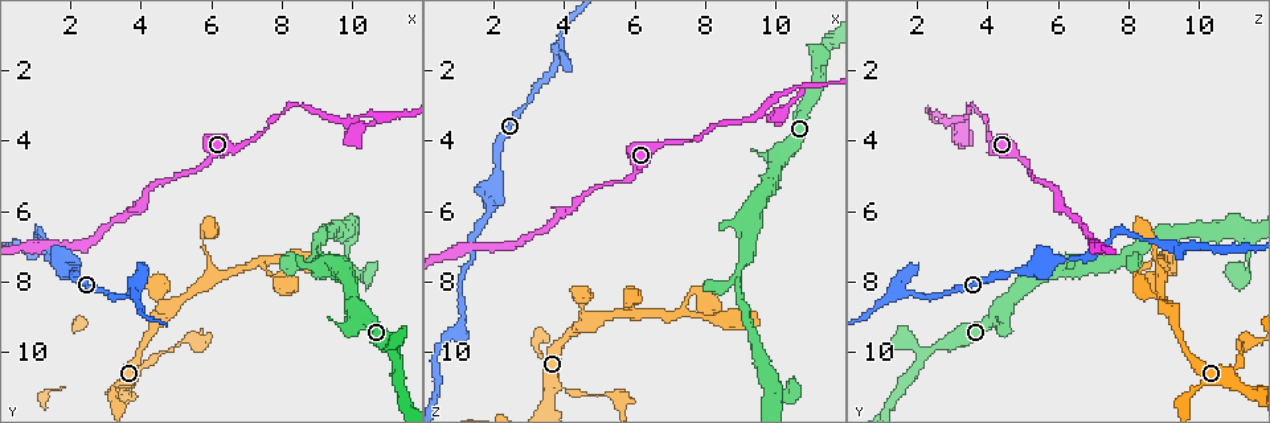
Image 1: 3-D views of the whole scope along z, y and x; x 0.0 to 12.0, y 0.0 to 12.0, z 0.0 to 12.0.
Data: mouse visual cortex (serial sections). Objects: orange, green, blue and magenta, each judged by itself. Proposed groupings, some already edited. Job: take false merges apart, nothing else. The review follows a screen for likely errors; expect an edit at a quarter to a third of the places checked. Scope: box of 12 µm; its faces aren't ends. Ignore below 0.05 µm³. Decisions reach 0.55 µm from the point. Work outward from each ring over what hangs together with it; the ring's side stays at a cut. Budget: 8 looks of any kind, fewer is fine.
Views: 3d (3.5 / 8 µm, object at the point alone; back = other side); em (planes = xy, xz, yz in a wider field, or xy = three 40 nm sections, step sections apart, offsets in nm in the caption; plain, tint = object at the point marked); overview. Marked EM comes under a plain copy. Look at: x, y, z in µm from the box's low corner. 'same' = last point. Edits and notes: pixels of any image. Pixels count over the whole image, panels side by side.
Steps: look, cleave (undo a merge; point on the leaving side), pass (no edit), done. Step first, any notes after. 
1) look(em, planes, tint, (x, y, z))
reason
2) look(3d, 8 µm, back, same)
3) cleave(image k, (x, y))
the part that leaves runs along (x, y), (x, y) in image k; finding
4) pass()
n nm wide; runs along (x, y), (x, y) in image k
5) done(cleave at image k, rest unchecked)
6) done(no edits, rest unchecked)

look(3d, 3.5 µm, (10.7, 3.2, 2.5))
sharp bend

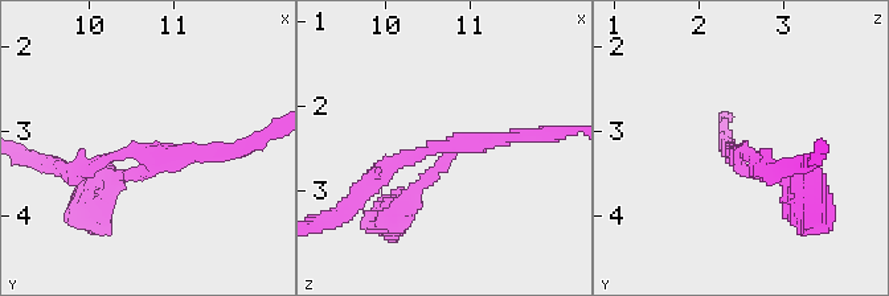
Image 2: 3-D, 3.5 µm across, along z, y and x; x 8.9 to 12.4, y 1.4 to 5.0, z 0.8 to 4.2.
look(em, xy, step 5, tint, (10.60, 3.30, 2.45))
3 arms; arms of 150, 200, 200 nm

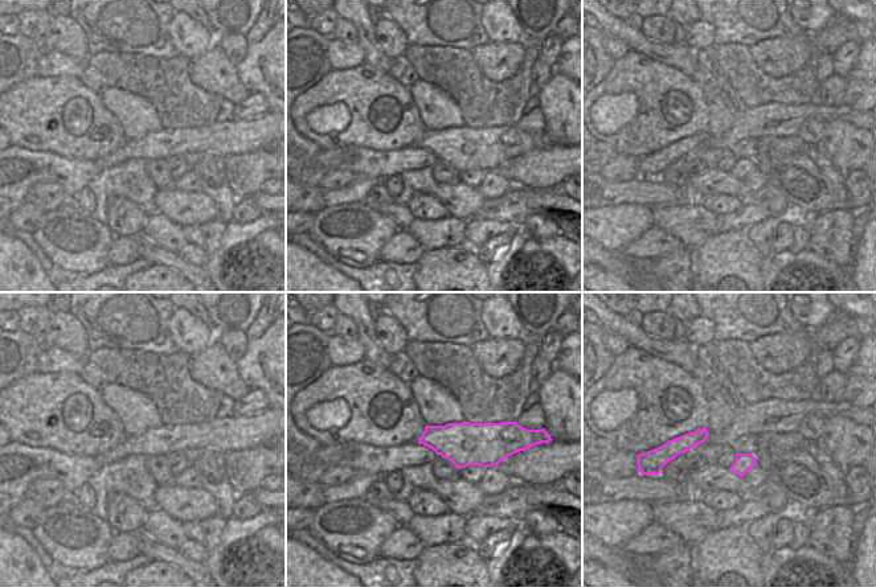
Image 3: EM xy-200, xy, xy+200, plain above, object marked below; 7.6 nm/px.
pass()
all the same cell

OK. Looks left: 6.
look(3d, 3.5 µm, (3.9, 8.3, 1.6))
abrupt turn

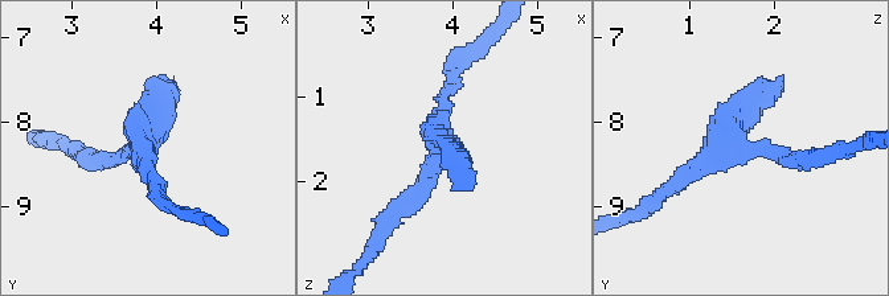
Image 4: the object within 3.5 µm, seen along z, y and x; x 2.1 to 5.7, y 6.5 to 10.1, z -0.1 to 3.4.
look(em, planes, tint, (3.80, 8.35, 1.50))

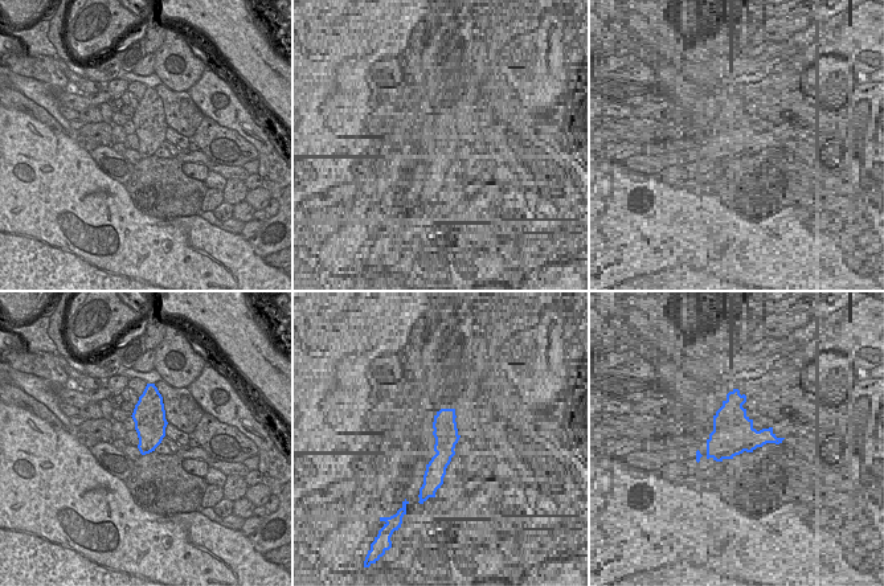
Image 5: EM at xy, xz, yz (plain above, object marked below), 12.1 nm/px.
pass()
runs along (95, 157), (140, 149), (169, 89) in image 4; continuous, no second cell

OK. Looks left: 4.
look(3d, 3.5 µm, (10.4, 7.8, 11.3))
abrupt turn

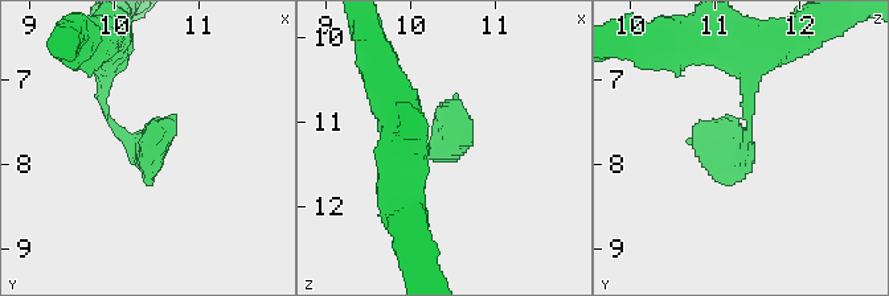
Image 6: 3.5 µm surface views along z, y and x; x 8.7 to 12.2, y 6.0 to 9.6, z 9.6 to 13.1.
look(em, xy, step 1, tint, (10.35, 7.80, 11.30))
shape alone is not enough

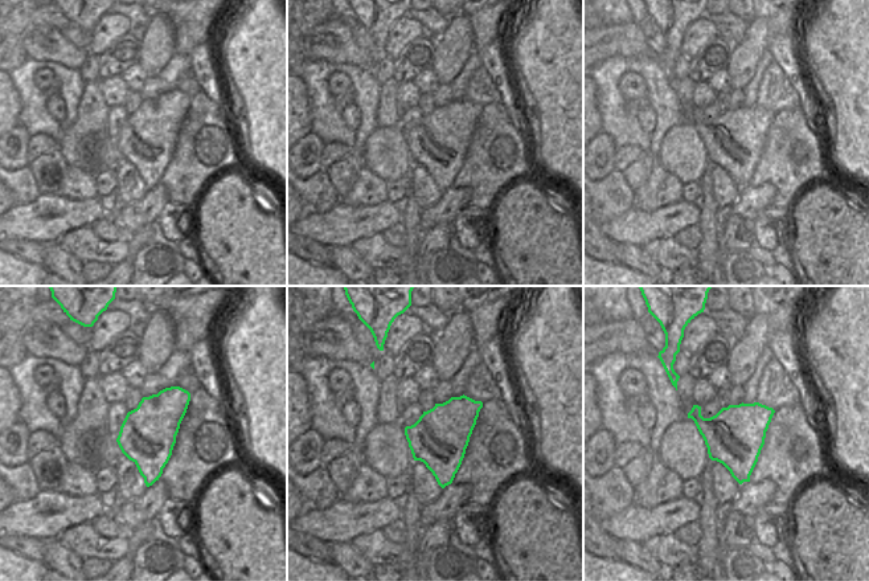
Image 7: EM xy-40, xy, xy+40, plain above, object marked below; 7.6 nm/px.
pass()
440 nm wide; runs along (402, 151), (439, 148), (447, 107) in image 6; one cell here

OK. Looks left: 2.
done(no edits, rest unchecked)

